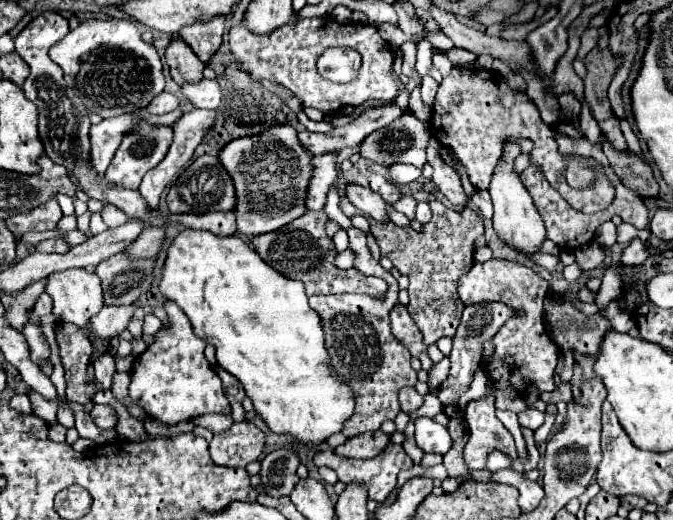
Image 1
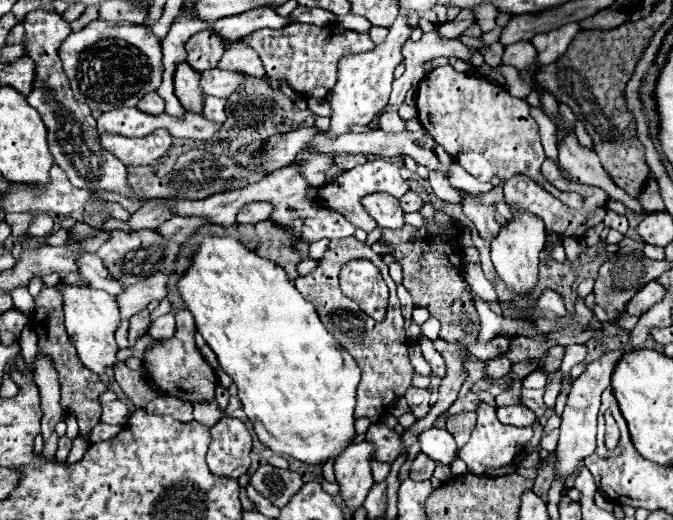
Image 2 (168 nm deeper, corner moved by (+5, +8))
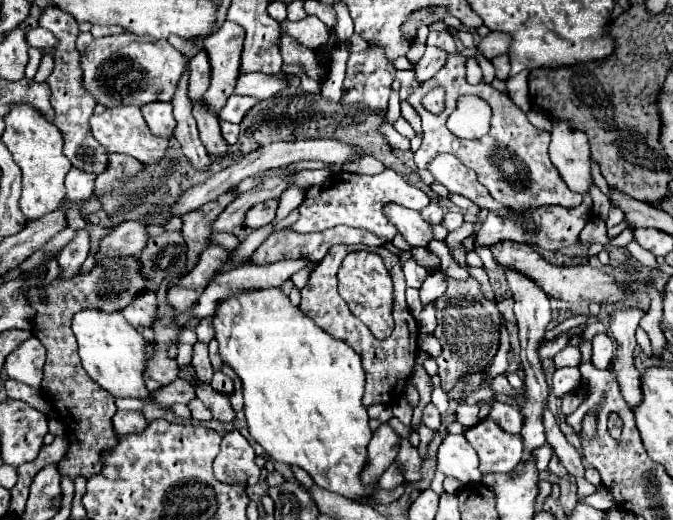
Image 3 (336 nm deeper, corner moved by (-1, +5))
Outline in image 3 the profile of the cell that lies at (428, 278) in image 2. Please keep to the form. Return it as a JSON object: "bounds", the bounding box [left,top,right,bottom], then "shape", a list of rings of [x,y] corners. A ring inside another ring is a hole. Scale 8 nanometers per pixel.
{"bounds":[434,276,500,392],"shape":[[[446,276],[444,280],[448,288],[440,298],[434,300],[438,318],[434,336],[442,344],[442,354],[436,358],[436,362],[442,388],[448,392],[462,378],[462,374],[486,370],[488,362],[494,358],[498,350],[500,320],[498,320],[498,308],[494,306],[494,302],[488,302],[480,294],[480,284],[474,282],[474,278],[469,276],[466,282],[460,282]]]}

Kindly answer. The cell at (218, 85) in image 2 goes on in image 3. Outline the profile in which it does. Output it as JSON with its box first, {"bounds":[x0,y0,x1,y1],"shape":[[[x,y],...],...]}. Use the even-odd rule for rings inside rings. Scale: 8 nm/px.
{"bounds":[234,72,286,100],"shape":[[[250,72],[250,74],[240,74],[236,84],[234,84],[234,94],[244,94],[244,96],[254,96],[260,100],[272,98],[276,92],[286,88],[286,78],[284,76],[270,76],[262,72]]]}

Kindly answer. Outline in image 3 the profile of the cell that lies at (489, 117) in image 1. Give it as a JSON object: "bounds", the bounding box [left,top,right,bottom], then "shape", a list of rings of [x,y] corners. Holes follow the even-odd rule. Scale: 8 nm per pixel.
{"bounds":[408,54,582,210],"shape":[[[450,54],[448,62],[442,66],[442,70],[430,78],[428,82],[422,84],[422,88],[408,98],[408,102],[416,108],[416,112],[422,118],[422,132],[424,132],[424,142],[414,152],[414,162],[418,168],[426,168],[430,162],[432,154],[436,152],[450,152],[458,156],[458,160],[474,170],[478,174],[478,180],[490,190],[490,196],[498,200],[500,204],[506,204],[512,210],[522,210],[522,208],[534,208],[534,206],[544,206],[544,204],[558,204],[566,208],[574,208],[582,204],[582,194],[574,194],[568,190],[568,186],[562,182],[558,170],[554,170],[554,164],[548,158],[548,144],[550,144],[550,132],[538,130],[536,126],[530,124],[526,118],[526,112],[522,112],[508,94],[494,90],[490,84],[478,84],[472,86],[466,82],[466,70],[464,70],[466,58],[462,54]],[[432,88],[446,88],[446,108],[440,114],[432,114],[422,106],[424,94],[428,94]],[[464,94],[478,94],[484,98],[490,108],[492,108],[492,122],[490,122],[490,132],[478,140],[464,140],[454,136],[446,128],[446,118],[450,116],[456,107],[456,100]],[[494,152],[500,152],[500,162],[502,160],[518,160],[520,170],[502,170],[500,164],[494,160]]]}

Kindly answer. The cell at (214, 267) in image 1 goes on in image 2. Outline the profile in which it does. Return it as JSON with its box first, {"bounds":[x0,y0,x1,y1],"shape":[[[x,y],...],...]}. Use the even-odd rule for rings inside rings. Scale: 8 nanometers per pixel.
{"bounds":[178,237,360,465],"shape":[[[206,237],[192,267],[178,281],[180,295],[196,319],[196,329],[216,353],[220,367],[238,385],[242,409],[252,421],[260,443],[280,455],[290,455],[308,465],[336,459],[356,437],[354,405],[360,367],[350,355],[346,363],[340,343],[318,319],[316,307],[300,297],[288,275],[268,259],[248,251],[230,237]]]}

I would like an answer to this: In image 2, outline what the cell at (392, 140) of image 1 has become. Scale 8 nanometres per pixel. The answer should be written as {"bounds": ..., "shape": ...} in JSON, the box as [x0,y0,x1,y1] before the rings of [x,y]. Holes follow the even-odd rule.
{"bounds":[378,97,406,133],"shape":[[[392,97],[390,103],[388,103],[388,109],[378,119],[382,131],[386,131],[386,133],[406,131],[406,123],[398,117],[398,107],[400,107],[400,101],[394,101],[394,97]]]}

